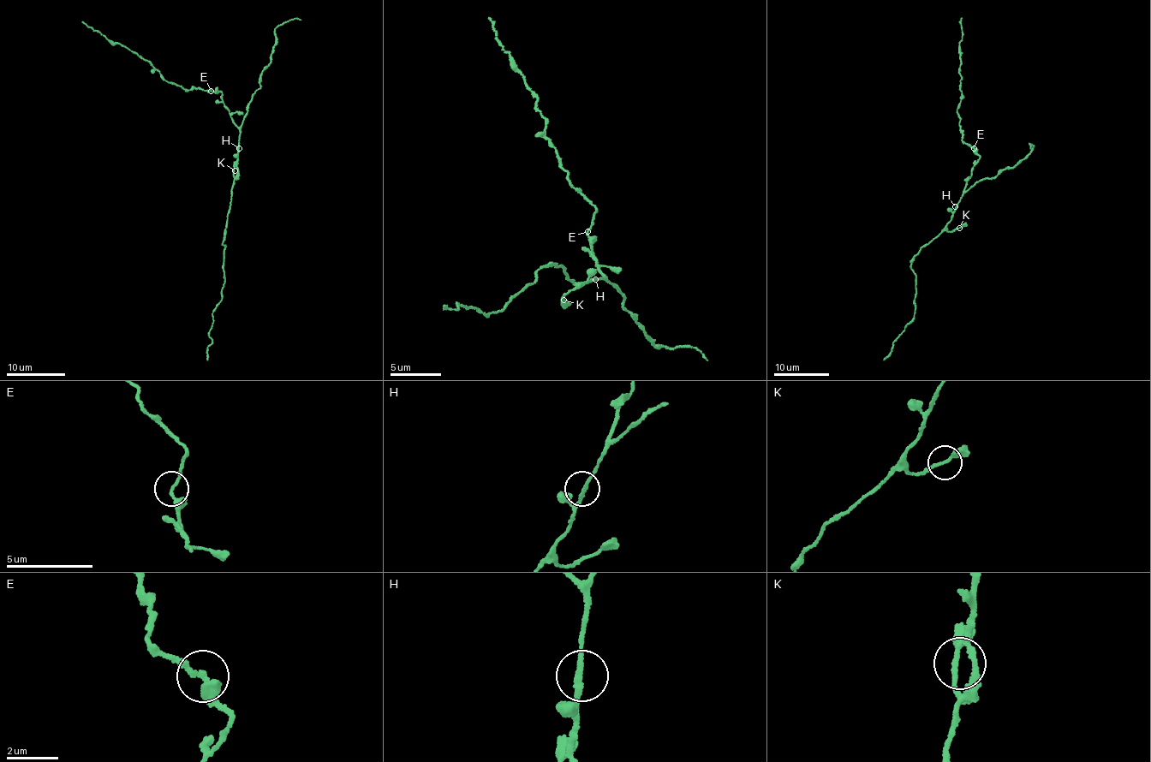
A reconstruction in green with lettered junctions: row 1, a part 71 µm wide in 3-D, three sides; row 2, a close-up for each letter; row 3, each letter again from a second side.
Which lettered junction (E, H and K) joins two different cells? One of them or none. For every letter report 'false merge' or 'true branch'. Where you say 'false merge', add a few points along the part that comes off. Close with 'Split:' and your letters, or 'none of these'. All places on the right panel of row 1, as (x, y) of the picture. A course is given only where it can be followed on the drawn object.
E: true branch
H: true branch
K: true branch
Split: none of these

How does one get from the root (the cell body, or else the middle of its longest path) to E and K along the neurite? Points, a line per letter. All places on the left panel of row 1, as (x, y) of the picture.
E: (238, 145), (240, 128), (224, 104), (221, 92), (211, 90)
K: (238, 145), (235, 178), (235, 170)

